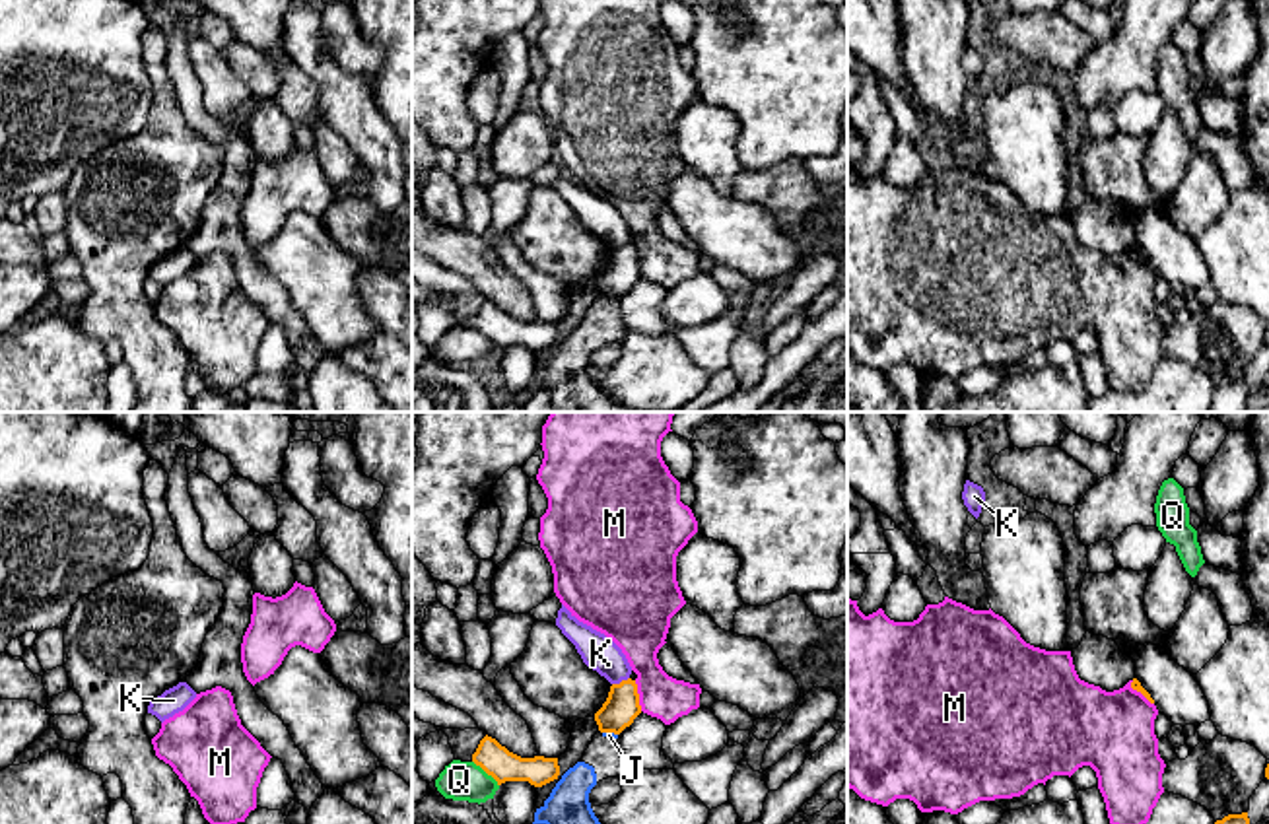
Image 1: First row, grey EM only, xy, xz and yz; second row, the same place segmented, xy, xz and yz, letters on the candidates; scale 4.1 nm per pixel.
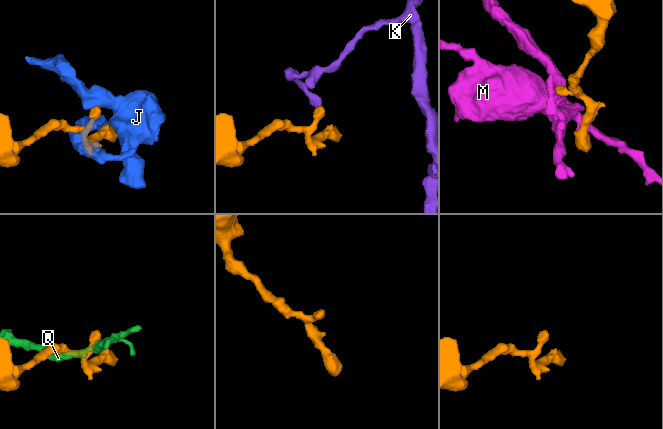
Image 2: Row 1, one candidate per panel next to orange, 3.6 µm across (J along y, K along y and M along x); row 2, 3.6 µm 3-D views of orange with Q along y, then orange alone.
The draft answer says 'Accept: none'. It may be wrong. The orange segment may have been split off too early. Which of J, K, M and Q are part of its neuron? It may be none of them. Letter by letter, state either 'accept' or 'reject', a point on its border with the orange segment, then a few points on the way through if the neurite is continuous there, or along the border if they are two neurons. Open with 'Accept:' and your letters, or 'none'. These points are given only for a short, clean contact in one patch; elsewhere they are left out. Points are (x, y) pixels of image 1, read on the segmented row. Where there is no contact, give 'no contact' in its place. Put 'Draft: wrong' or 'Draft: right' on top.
Draft: right
Accept: none
J: reject; contact xz (611, 731)
K: reject; contact xz (622, 681); border xz (628, 677), (613, 685)
M: reject; contact xz (638, 696); border xz (634, 681), (642, 710)
Q: reject; contact xz (486, 772); border xz (473, 760), (498, 786)

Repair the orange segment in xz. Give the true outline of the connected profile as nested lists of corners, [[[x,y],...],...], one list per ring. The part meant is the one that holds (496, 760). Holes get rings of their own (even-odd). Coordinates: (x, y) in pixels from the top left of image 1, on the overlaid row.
[[[488,735],[480,740],[472,762],[492,775],[497,785],[505,781],[529,781],[534,787],[542,787],[560,775],[558,758],[521,758]]]

